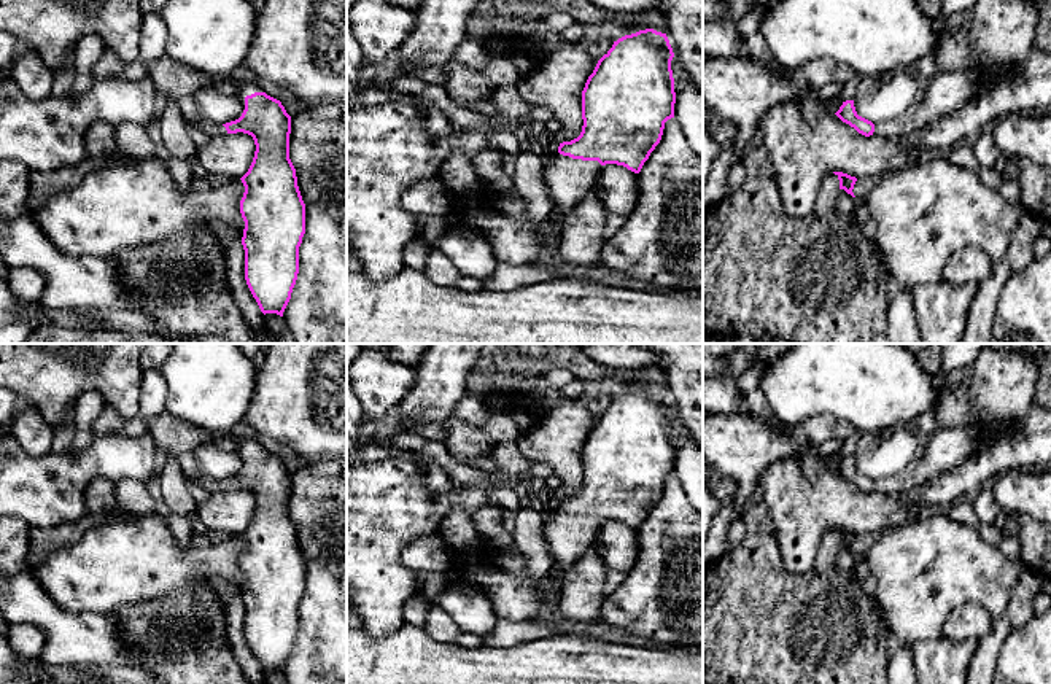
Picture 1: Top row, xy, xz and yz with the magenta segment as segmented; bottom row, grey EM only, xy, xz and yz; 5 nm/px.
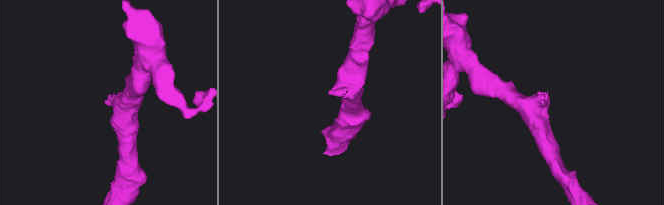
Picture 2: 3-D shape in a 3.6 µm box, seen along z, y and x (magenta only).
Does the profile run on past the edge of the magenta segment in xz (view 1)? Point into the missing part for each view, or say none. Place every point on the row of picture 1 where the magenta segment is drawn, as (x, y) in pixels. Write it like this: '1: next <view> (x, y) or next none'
1: next xz (568, 180)

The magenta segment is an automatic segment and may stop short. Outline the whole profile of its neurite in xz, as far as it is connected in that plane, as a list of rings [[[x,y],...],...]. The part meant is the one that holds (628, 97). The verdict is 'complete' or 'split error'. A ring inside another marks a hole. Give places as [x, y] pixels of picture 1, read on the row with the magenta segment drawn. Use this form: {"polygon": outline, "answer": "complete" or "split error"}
{"polygon": [[[646,29],[614,41],[598,60],[582,91],[582,132],[577,138],[560,143],[553,161],[545,165],[553,205],[542,226],[547,243],[560,243],[568,216],[598,183],[603,165],[617,164],[634,173],[641,172],[661,140],[665,122],[674,118],[673,57],[666,33]]], "answer": "split error"}

